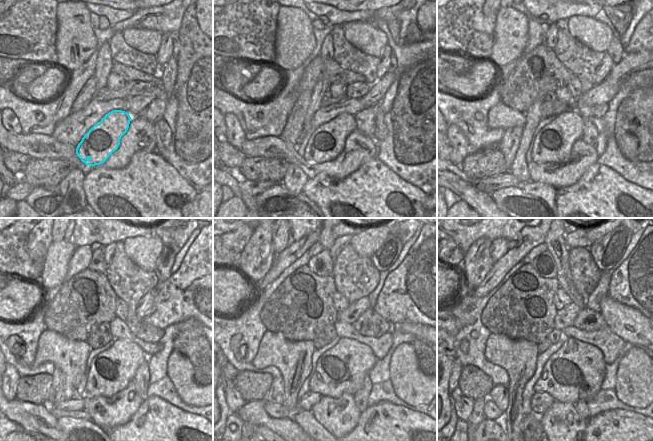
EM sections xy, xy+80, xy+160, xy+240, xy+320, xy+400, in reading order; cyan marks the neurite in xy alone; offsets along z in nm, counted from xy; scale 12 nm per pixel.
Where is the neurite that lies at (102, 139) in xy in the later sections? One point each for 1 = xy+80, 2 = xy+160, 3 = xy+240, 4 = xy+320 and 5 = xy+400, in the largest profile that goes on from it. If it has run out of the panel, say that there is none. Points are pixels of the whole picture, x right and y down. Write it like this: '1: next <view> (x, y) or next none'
1: next xy+80 (327, 142)
2: next xy+160 (553, 144)
3: next xy+240 (114, 368)
4: next xy+320 (344, 367)
5: next xy+400 (577, 370)

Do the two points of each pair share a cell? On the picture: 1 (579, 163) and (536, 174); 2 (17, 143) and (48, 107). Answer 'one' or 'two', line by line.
1: one
2: two

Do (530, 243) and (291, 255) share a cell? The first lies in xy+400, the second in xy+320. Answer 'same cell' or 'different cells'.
same cell

